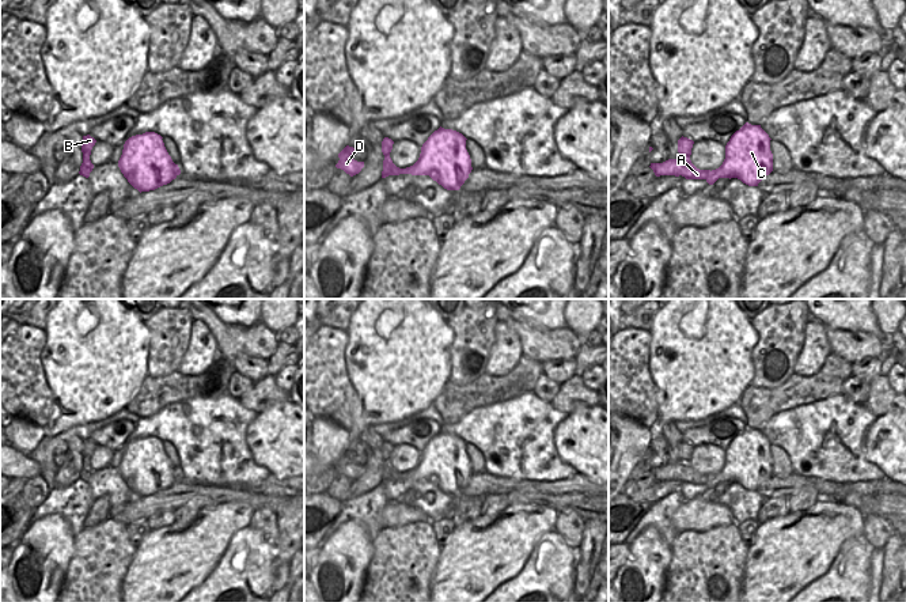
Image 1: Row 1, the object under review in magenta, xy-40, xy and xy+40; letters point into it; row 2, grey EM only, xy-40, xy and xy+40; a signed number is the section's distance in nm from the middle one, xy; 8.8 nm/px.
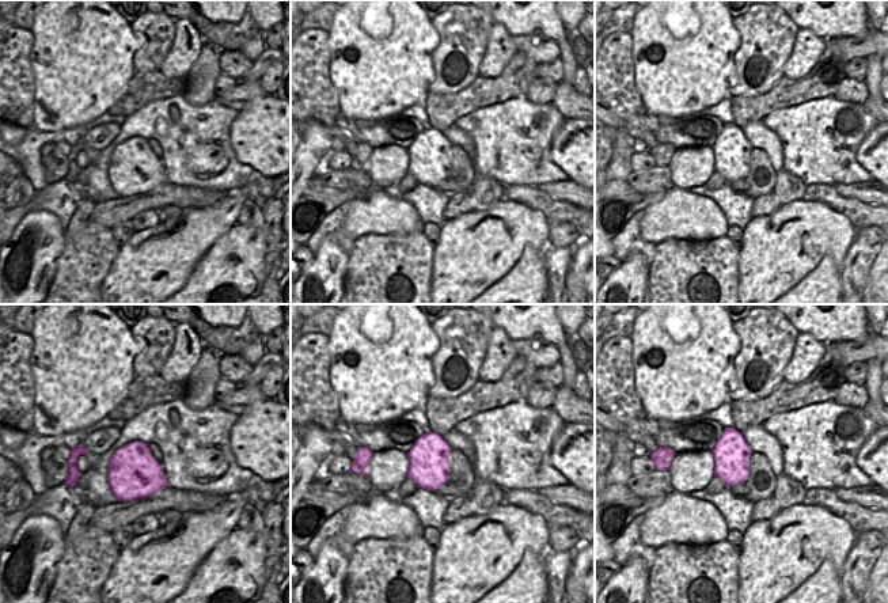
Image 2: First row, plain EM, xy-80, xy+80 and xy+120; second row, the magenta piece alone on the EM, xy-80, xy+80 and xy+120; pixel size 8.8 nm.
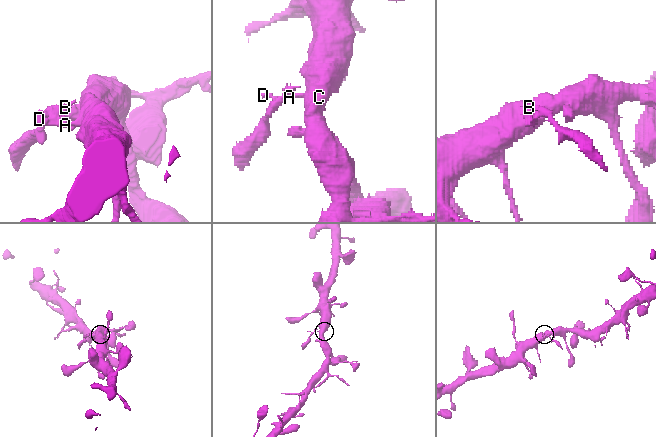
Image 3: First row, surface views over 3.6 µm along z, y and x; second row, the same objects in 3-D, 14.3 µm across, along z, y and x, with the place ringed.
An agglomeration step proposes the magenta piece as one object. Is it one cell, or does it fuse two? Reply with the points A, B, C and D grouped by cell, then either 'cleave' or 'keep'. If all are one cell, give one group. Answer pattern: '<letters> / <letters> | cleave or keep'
A B D / C | cleave

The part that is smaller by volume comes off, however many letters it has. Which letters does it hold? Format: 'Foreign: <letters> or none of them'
Foreign: A, B, D

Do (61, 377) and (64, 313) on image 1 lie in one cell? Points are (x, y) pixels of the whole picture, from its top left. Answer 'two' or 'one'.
one

